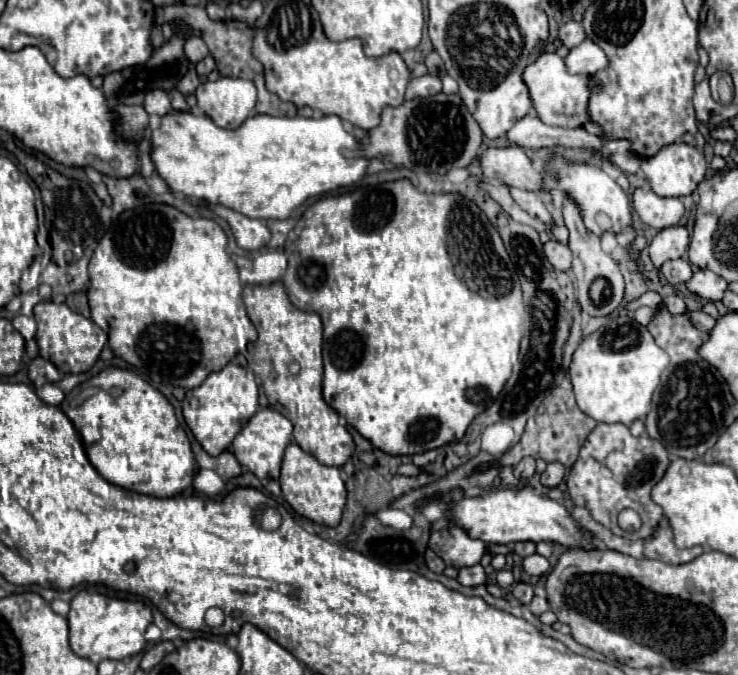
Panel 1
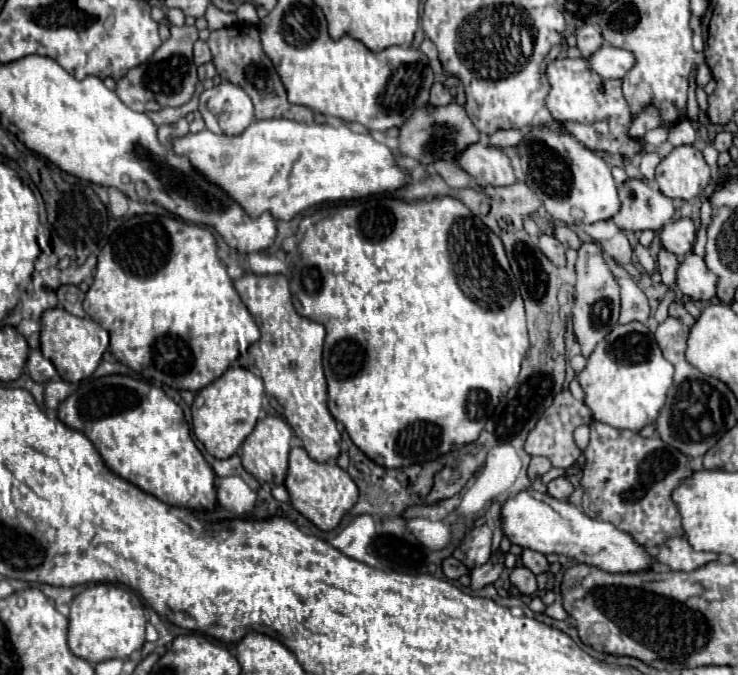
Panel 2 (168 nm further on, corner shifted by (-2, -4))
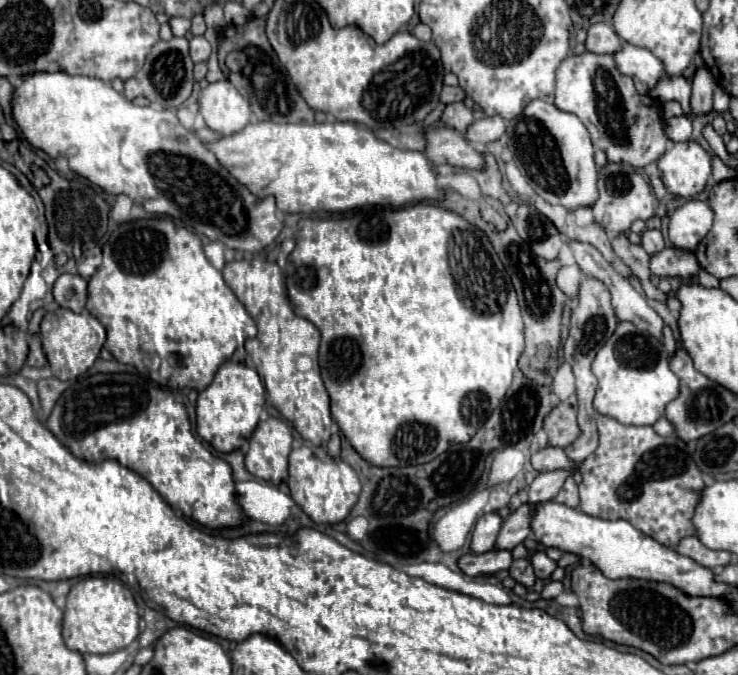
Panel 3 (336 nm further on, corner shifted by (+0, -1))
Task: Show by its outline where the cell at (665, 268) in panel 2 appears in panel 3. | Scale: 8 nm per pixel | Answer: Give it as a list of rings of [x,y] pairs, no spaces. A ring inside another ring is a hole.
[[[645,229],[643,233],[641,233],[641,245],[643,245],[643,249],[651,255],[651,253],[657,253],[659,249],[663,249],[665,247],[665,241],[663,241],[663,235],[661,235],[661,231],[657,231],[657,229]]]

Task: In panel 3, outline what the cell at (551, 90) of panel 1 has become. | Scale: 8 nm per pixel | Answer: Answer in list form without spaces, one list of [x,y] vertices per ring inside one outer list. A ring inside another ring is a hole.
[[[583,53],[567,57],[557,69],[555,105],[561,111],[575,113],[583,121],[593,145],[603,149],[611,163],[645,167],[667,151],[669,139],[663,129],[661,101],[641,95],[631,77],[617,71],[613,55]]]

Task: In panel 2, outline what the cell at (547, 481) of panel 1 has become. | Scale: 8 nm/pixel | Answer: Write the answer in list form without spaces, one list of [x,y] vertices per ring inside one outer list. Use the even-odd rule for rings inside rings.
[[[559,476],[555,480],[551,480],[547,484],[547,492],[553,496],[553,498],[559,498],[559,500],[567,500],[569,494],[573,492],[573,484],[569,482],[567,476]]]

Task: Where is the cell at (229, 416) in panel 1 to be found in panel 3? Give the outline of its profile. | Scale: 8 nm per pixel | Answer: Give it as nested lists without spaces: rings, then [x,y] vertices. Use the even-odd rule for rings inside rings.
[[[225,361],[219,367],[219,371],[215,373],[211,385],[199,393],[197,433],[207,443],[211,443],[213,449],[217,449],[221,453],[231,453],[231,451],[239,449],[245,441],[249,441],[251,433],[255,431],[255,427],[259,423],[263,405],[265,405],[265,387],[263,387],[257,371],[243,363]]]

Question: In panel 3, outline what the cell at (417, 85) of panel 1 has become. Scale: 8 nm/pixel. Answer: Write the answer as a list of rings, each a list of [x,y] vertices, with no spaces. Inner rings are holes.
[[[443,87],[443,93],[441,93],[441,103],[455,103],[455,101],[463,101],[467,95],[461,87]]]

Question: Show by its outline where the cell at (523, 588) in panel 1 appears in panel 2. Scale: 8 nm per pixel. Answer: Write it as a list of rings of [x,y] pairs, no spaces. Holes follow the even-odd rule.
[[[517,566],[511,572],[511,584],[517,586],[517,590],[525,596],[533,596],[537,592],[537,582],[535,582],[535,574],[531,570],[527,570],[525,566]]]

